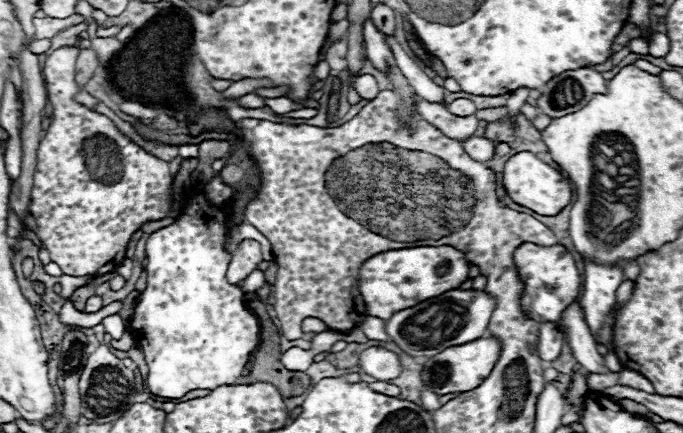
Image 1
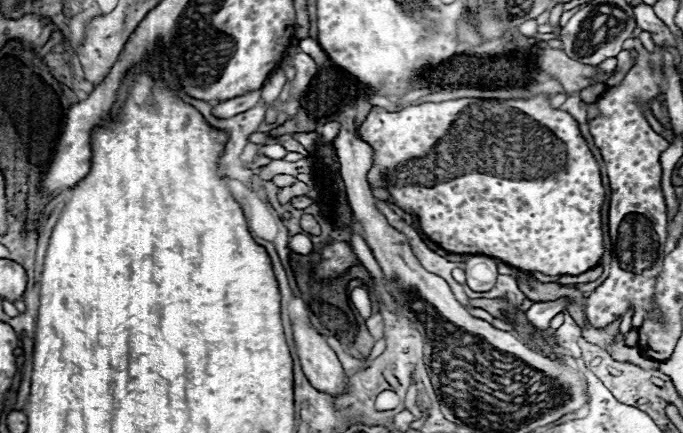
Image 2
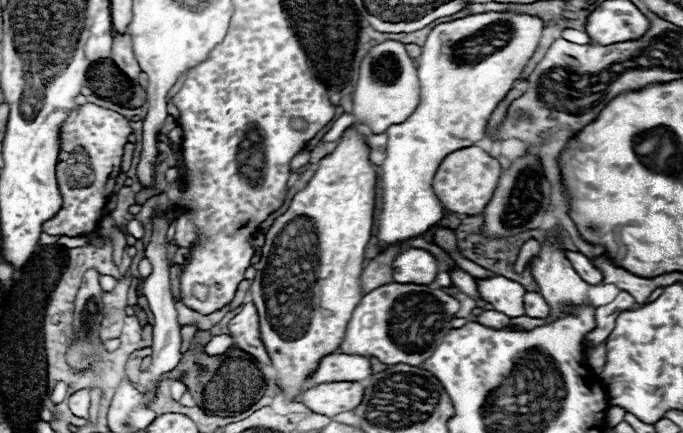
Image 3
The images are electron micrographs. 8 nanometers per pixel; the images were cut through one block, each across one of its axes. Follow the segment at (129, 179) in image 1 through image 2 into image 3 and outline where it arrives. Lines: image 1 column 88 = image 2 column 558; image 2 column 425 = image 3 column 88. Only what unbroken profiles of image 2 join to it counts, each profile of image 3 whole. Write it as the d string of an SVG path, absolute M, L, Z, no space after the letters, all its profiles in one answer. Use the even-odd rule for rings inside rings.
M84 104L70 112L62 126L62 148L56 166L56 180L62 196L62 208L56 216L42 224L42 230L50 236L80 236L90 234L108 196L114 192L116 178L120 174L120 162L124 154L124 144L132 134L130 122L112 110L100 108L96 104Z

